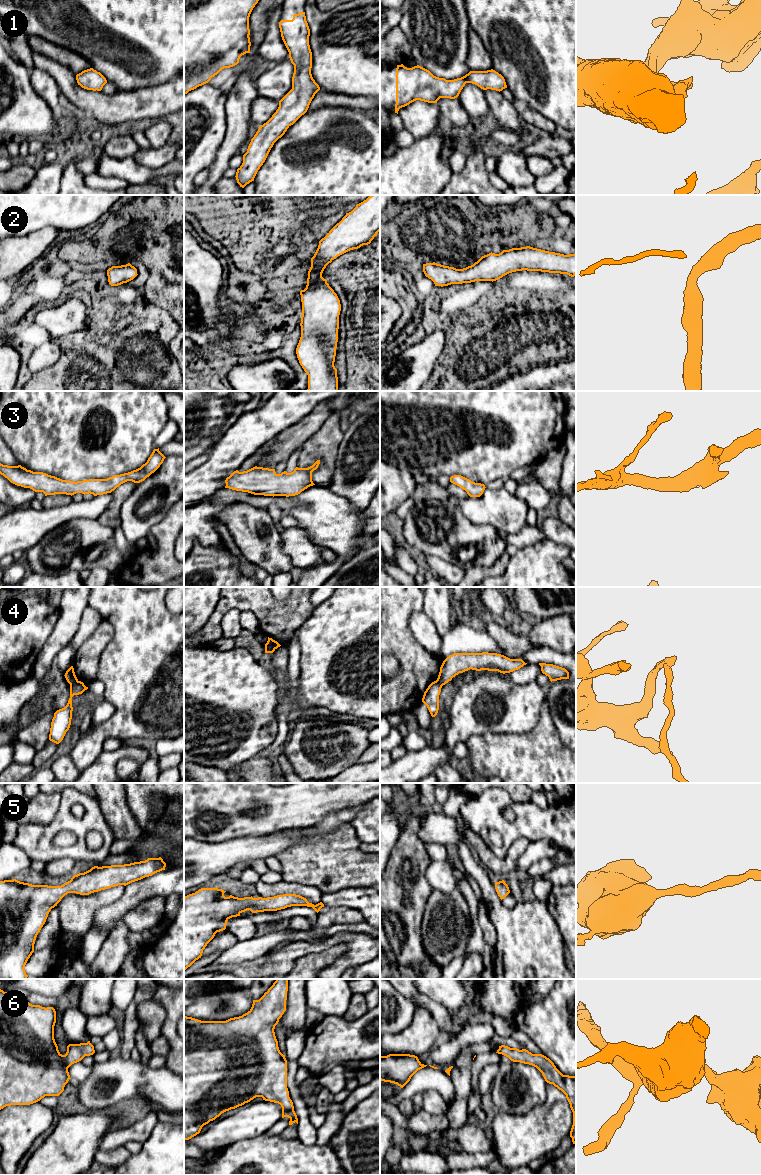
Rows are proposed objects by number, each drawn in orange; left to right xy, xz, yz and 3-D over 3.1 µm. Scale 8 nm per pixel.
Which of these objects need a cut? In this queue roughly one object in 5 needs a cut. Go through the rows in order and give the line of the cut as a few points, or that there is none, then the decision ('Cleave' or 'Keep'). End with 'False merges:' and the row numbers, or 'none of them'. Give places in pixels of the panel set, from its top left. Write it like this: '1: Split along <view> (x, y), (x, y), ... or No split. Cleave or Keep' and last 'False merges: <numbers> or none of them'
1: No split. Keep
2: No split. Keep
3: No split. Keep
4: Split along xz (266, 643), (274, 649). Cleave
5: No split. Keep
6: No split. Keep
False merges: 4

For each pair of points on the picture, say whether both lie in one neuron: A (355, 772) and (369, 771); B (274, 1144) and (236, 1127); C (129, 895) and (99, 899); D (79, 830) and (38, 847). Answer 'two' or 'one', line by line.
A: one
B: two
C: two
D: one

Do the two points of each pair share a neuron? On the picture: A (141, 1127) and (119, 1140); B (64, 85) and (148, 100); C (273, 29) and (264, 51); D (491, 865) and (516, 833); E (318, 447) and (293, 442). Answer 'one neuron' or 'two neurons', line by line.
A: one neuron
B: one neuron
C: one neuron
D: two neurons
E: two neurons

